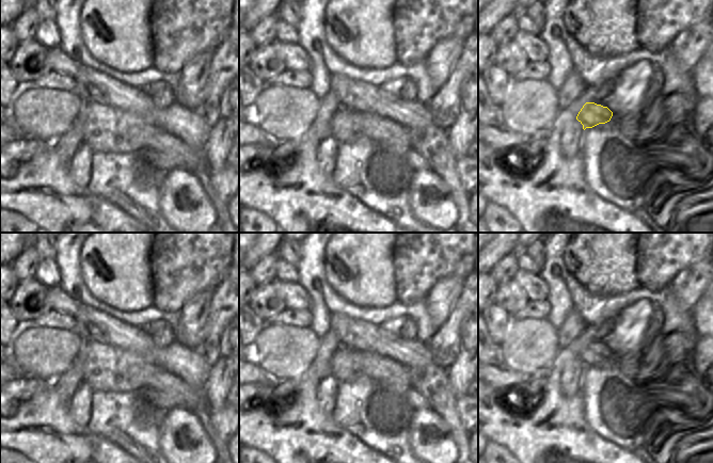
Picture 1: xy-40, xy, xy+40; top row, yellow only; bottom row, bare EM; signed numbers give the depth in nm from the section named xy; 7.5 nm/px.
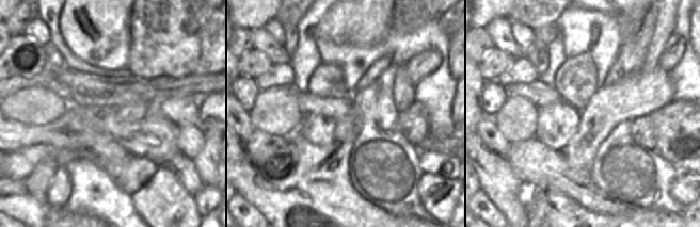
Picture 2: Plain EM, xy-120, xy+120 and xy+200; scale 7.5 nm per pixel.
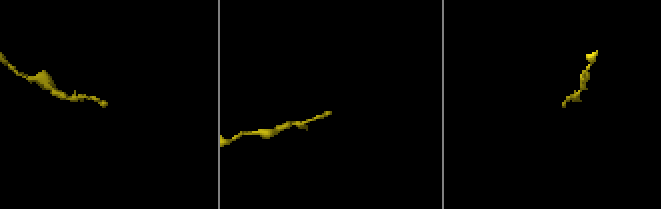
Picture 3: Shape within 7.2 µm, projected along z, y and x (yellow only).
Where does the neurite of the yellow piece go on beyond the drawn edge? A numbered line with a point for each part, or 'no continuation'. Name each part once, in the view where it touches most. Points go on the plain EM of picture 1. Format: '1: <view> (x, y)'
no continuation

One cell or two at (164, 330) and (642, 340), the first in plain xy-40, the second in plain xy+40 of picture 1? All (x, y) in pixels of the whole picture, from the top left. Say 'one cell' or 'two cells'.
two cells

